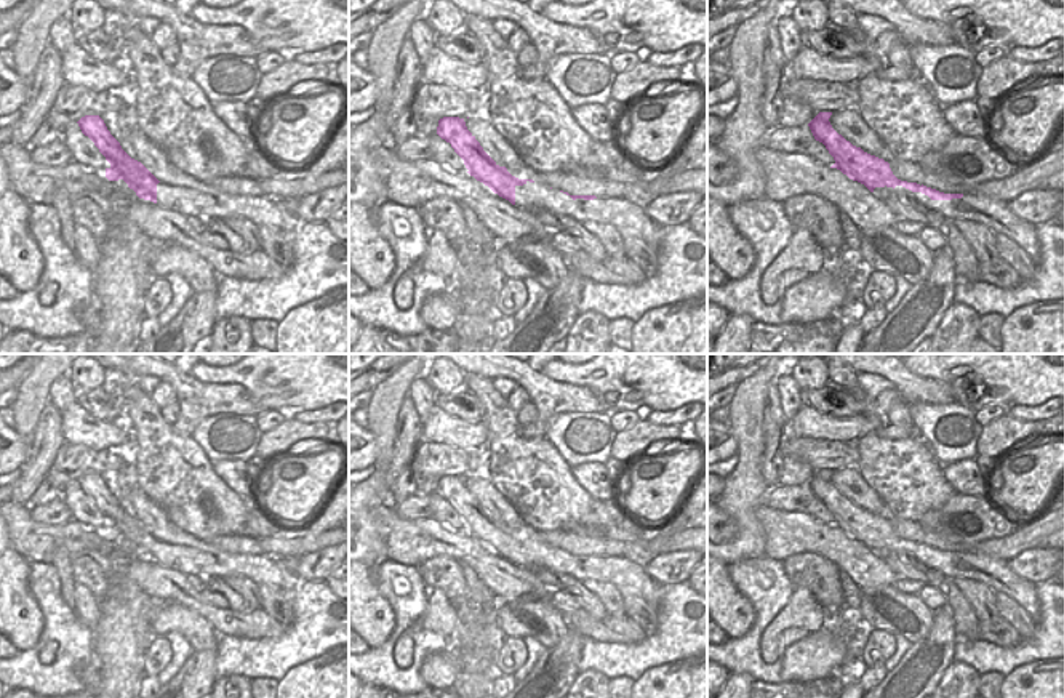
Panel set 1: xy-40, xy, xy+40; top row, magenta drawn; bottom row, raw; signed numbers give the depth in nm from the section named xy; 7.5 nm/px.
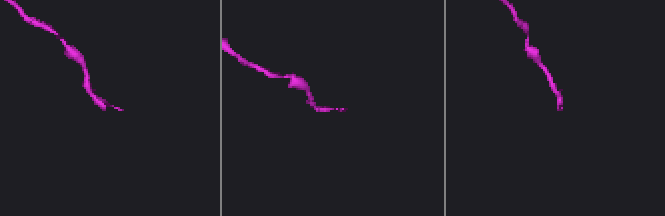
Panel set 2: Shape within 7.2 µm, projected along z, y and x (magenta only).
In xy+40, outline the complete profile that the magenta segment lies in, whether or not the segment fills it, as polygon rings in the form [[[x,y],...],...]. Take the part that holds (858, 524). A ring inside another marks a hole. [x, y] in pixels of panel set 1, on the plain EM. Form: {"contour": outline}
{"contour": [[[819,471],[808,482],[814,498],[822,501],[834,515],[835,522],[830,527],[840,528],[874,552],[883,548],[906,551],[925,567],[939,572],[944,578],[963,578],[981,583],[995,594],[1005,594],[1019,604],[1029,616],[1037,620],[1040,604],[1035,594],[1035,584],[1010,572],[1003,560],[976,552],[944,552],[923,543],[901,540],[893,533],[888,520],[846,499],[830,483],[830,474],[832,471]]]}

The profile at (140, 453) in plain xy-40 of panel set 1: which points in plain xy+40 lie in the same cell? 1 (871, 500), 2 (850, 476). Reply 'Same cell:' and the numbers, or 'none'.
Same cell: none

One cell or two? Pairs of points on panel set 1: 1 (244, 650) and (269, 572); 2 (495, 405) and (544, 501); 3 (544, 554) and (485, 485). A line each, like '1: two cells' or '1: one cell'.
1: two cells
2: one cell
3: two cells

